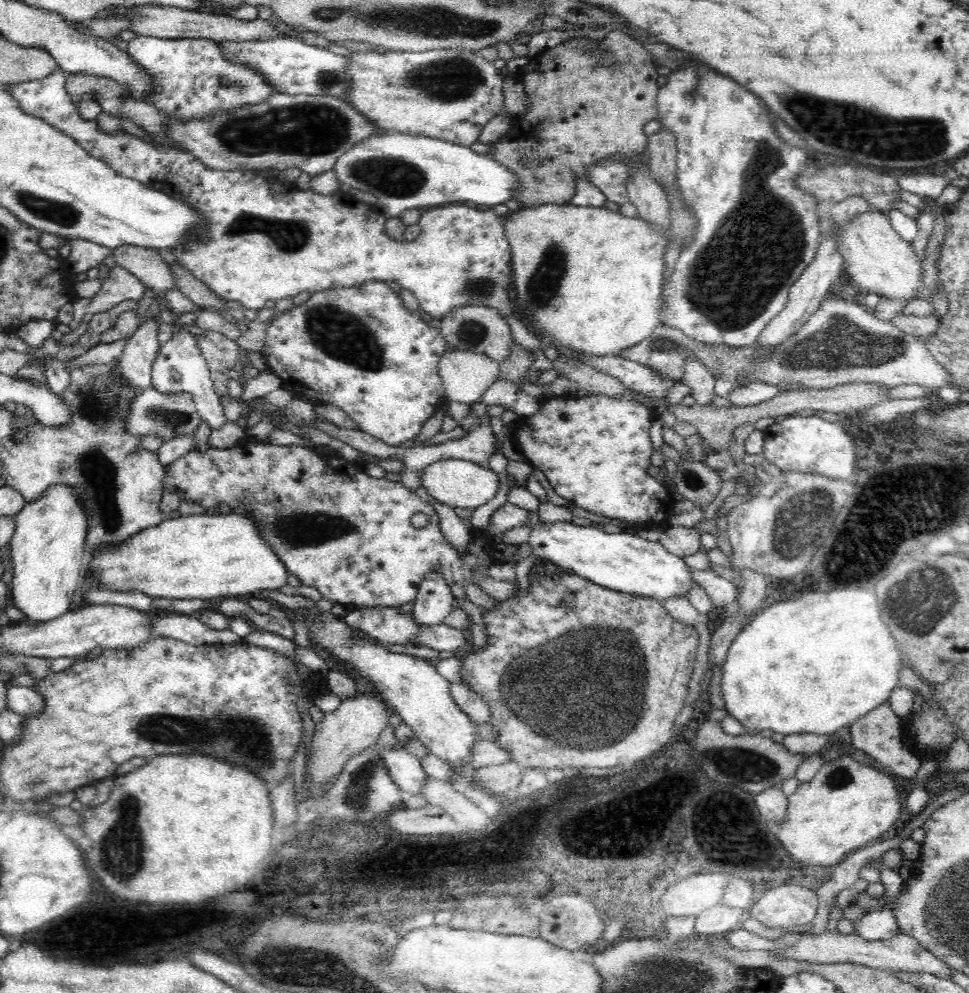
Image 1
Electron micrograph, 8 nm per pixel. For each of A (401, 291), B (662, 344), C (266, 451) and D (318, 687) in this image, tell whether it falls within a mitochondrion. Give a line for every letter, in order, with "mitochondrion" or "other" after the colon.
A: other
B: mitochondrion
C: other
D: other

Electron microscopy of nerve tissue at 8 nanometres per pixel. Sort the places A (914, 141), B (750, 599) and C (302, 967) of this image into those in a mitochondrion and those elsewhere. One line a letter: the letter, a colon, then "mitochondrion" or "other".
A: mitochondrion
B: other
C: mitochondrion

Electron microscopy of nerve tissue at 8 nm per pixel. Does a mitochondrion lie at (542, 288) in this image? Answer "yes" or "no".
yes

